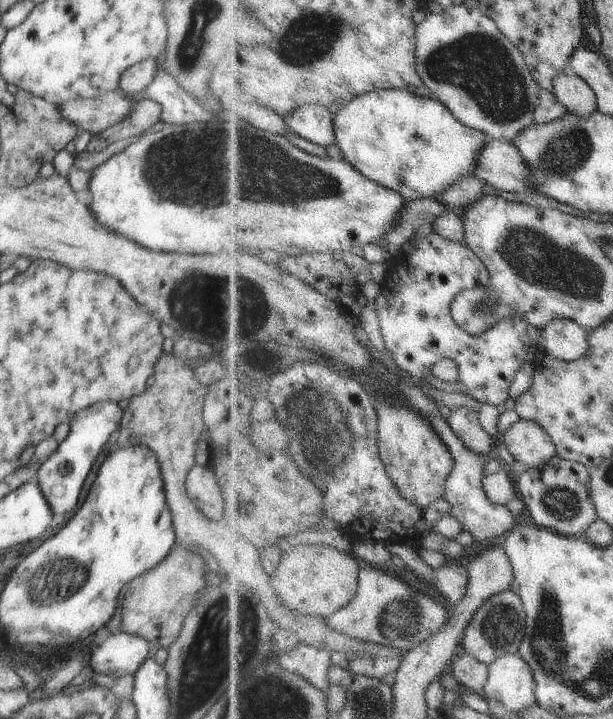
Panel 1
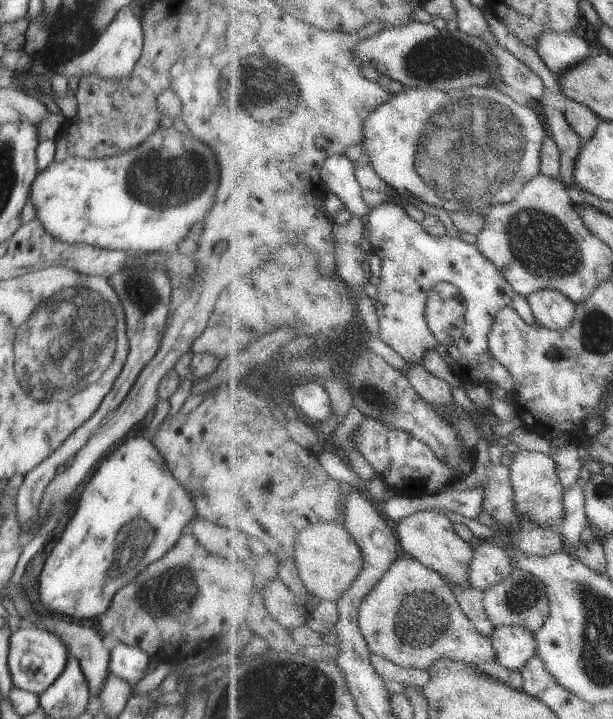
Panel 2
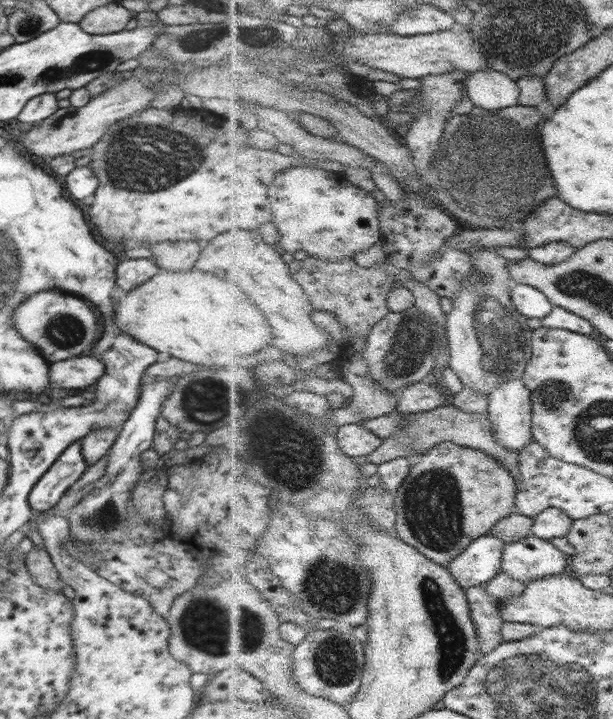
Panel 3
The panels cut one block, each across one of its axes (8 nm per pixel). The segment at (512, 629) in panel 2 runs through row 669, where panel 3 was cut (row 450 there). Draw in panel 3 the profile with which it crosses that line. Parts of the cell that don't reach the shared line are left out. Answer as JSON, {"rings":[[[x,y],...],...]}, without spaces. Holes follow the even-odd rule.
{"rings":[[[518,378],[498,386],[490,396],[490,418],[496,438],[510,452],[522,453],[535,438],[532,393],[525,378]]]}

